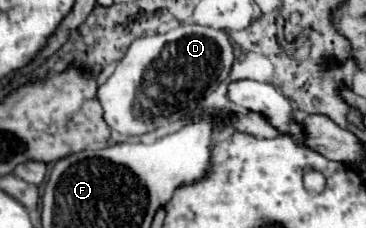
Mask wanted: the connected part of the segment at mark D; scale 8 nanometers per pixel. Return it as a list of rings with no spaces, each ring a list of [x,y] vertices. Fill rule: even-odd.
[[[200,24],[178,26],[166,34],[144,36],[130,44],[114,74],[98,88],[96,98],[110,130],[124,136],[142,136],[196,110],[208,90],[228,78],[234,46],[224,30]]]

